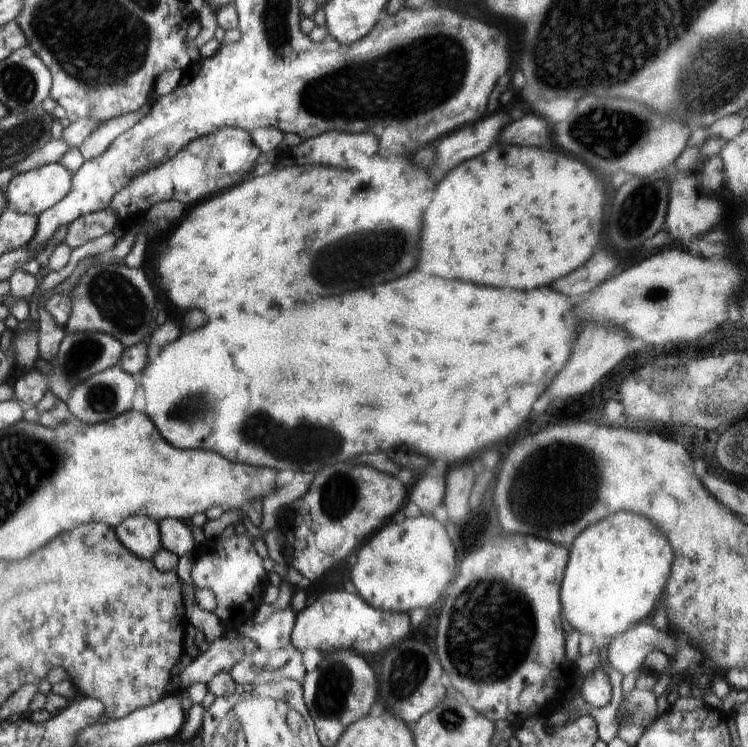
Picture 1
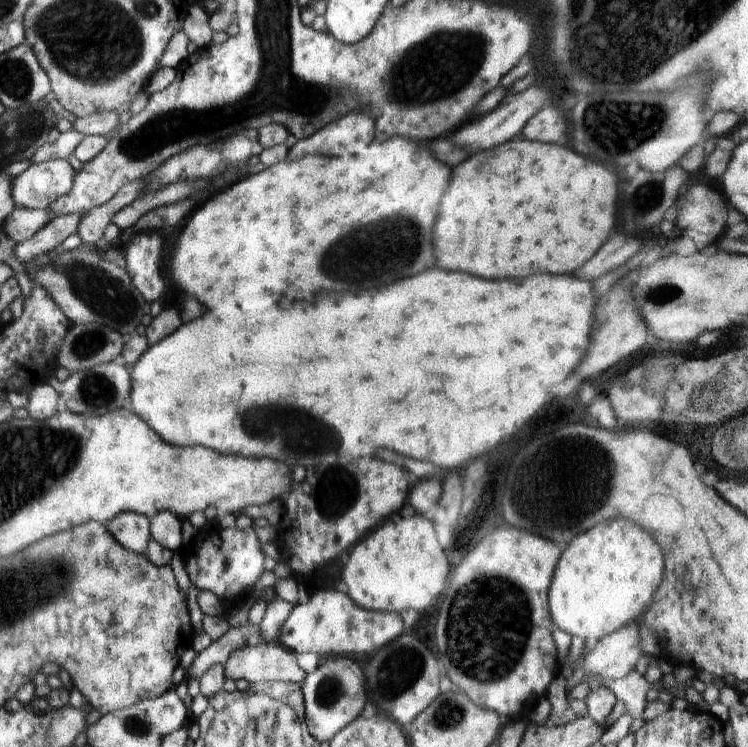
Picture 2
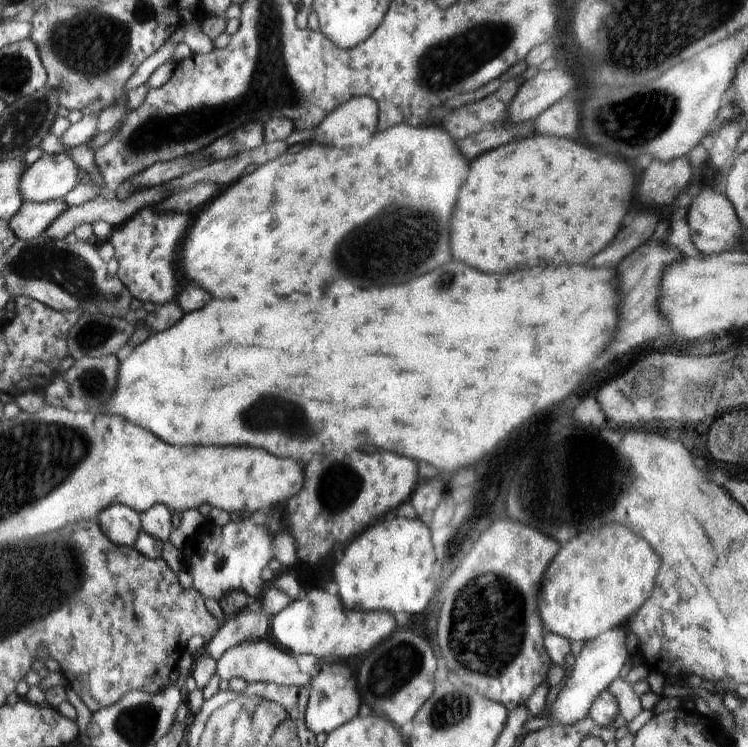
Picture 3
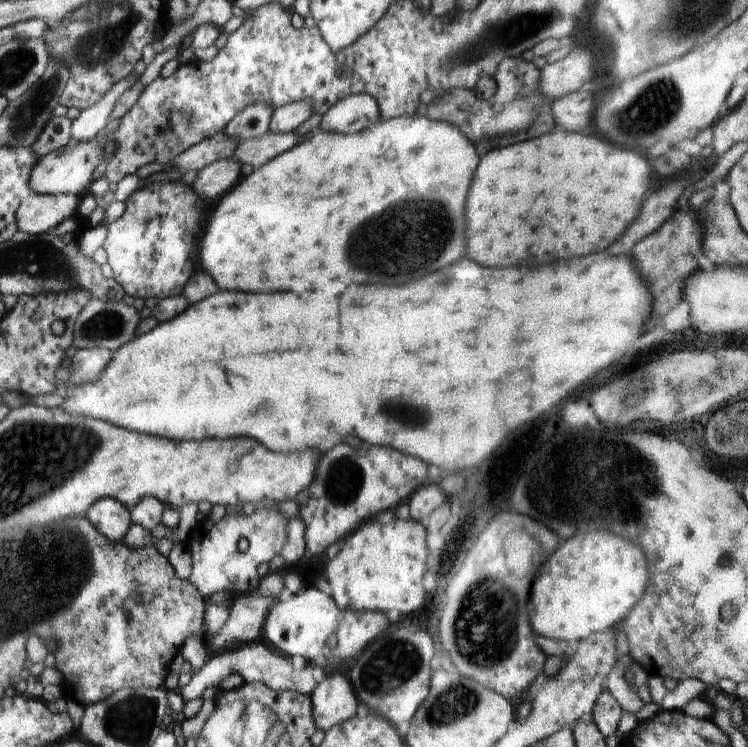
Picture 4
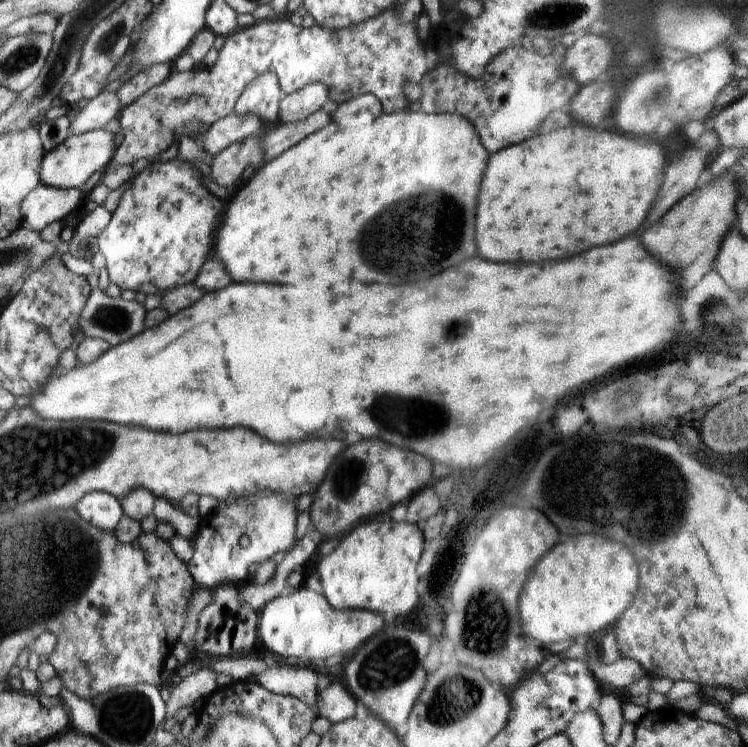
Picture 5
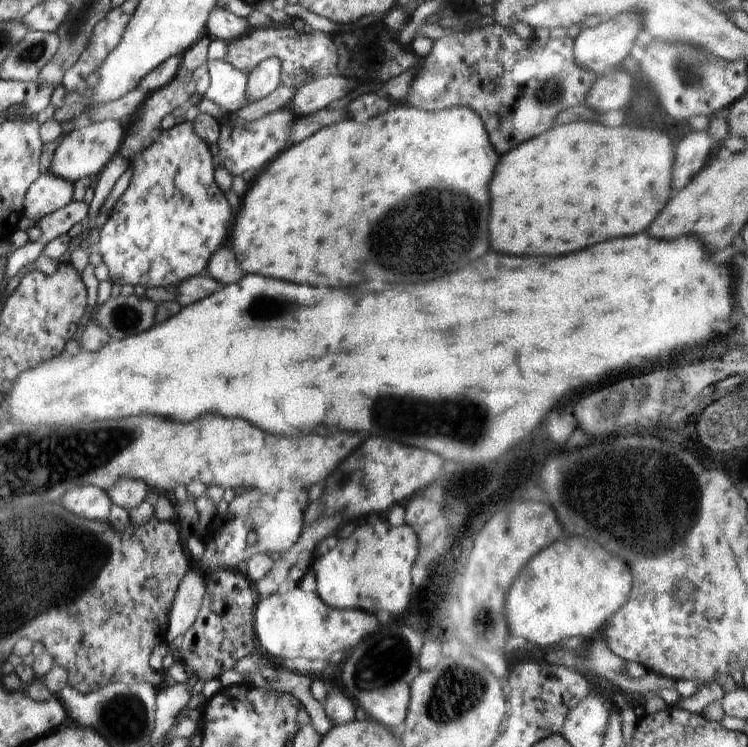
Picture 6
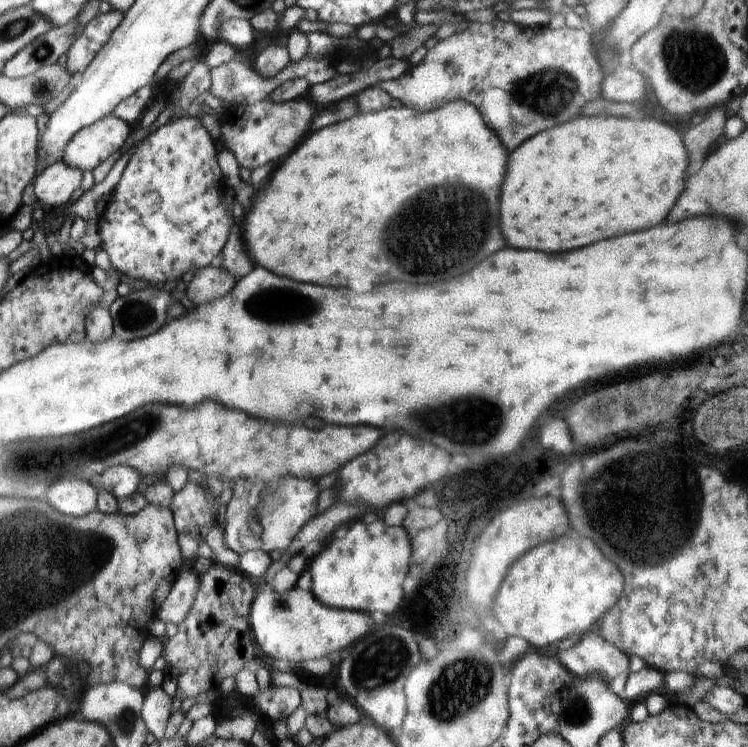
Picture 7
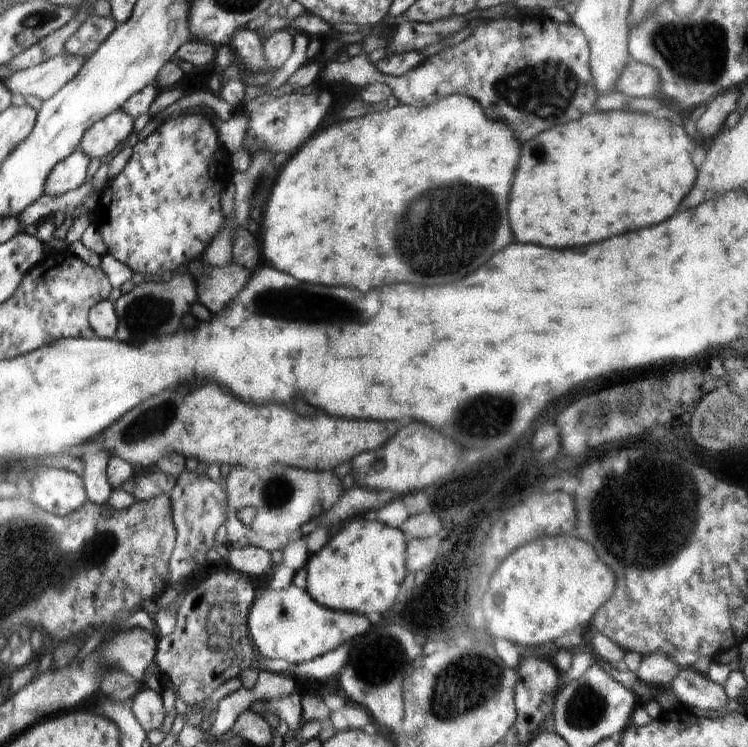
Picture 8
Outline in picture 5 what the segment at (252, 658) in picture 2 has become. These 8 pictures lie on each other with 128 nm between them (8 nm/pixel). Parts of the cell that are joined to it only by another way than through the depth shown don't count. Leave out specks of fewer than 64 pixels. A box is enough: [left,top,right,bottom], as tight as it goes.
[165,666,319,725]

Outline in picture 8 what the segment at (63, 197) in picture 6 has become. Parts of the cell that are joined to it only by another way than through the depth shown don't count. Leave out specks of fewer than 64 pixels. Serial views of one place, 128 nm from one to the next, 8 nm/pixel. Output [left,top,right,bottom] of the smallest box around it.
[44,148,90,196]

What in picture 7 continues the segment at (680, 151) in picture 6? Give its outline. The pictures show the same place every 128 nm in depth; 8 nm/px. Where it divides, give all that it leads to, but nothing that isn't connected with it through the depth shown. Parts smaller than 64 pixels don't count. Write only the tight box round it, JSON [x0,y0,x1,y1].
[682,106,727,164]

